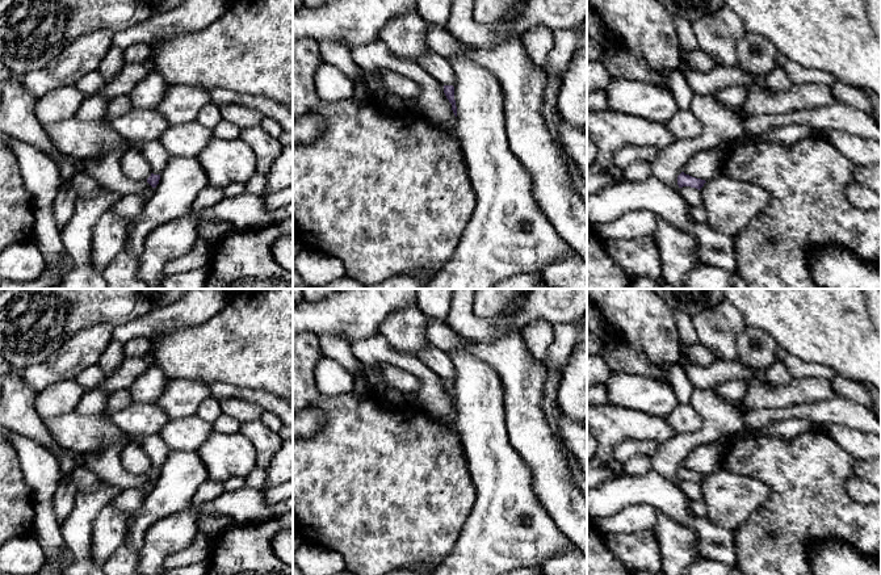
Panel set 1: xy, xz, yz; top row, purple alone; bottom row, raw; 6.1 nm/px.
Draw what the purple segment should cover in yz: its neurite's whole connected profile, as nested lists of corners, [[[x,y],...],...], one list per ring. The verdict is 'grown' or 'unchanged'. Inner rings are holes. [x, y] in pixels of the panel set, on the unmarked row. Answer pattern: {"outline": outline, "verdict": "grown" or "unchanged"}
{"outline": [[[681,466],[677,470],[679,482],[691,480],[691,482],[696,482],[696,483],[700,484],[704,480],[705,477],[706,477],[705,474],[692,471],[689,469],[685,469],[684,466]]], "verdict": "unchanged"}

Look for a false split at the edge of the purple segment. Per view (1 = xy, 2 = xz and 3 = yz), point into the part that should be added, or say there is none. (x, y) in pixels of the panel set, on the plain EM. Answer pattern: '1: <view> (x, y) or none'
1: none
2: none
3: none

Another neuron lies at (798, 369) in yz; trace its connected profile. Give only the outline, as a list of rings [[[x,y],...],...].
[[[781,348],[777,349],[776,358],[783,362],[793,379],[826,378],[831,381],[836,375],[831,368],[802,361]]]

